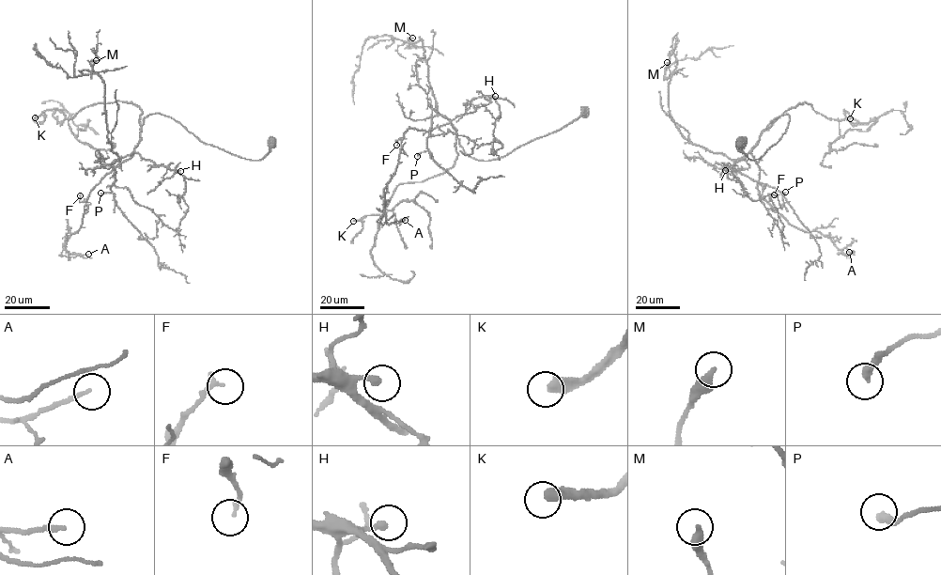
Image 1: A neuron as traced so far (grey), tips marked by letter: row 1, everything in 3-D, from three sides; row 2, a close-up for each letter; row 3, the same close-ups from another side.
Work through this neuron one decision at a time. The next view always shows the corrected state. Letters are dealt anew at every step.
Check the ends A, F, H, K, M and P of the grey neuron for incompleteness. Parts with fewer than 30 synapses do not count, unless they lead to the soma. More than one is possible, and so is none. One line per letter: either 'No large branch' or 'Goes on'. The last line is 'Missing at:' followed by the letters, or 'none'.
A: Goes on
F: No large branch
H: Goes on
K: Goes on
M: No large branch
P: No large branch
Missing at: A, H, K

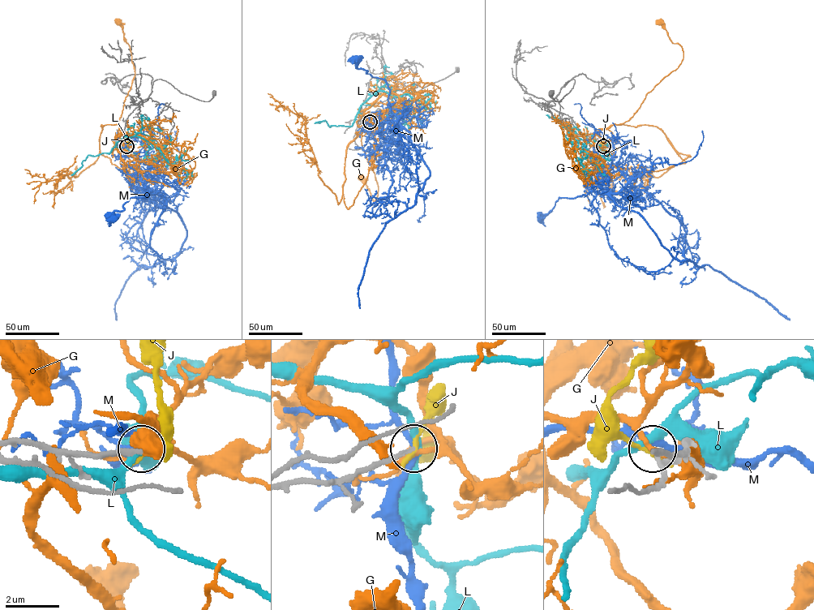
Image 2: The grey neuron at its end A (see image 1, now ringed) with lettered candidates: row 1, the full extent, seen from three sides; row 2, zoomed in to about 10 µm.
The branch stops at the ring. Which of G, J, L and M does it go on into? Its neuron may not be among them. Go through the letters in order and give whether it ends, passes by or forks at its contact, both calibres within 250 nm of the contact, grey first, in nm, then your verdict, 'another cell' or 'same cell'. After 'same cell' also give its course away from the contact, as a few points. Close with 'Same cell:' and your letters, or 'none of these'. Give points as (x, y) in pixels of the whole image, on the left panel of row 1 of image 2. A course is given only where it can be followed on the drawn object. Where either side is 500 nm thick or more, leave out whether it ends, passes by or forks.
G: it passes by; calibres 180 and 160 nm; another cell
J: it ends; calibres 160 and 190 nm; another cell
L: it passes by; calibres 150 and 300 nm; another cell
M: it passes by; calibres 160 and 240 nm; another cell
Same cell: none of these

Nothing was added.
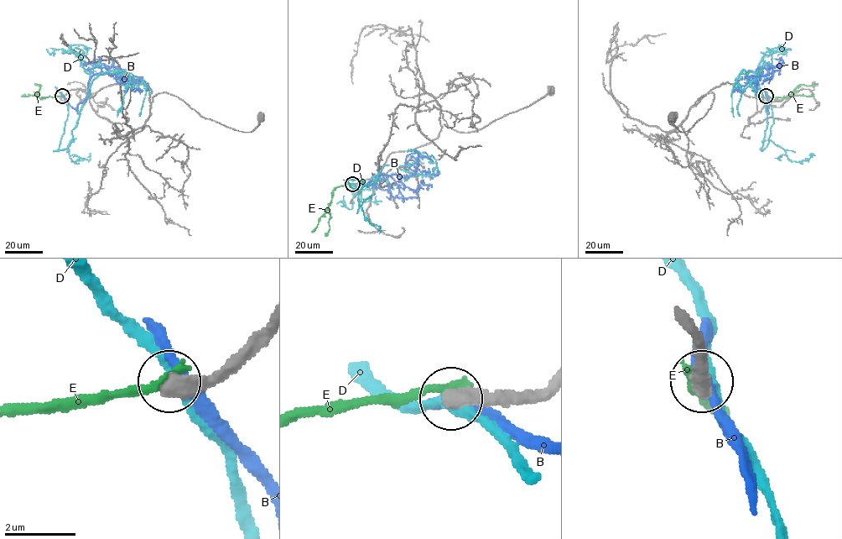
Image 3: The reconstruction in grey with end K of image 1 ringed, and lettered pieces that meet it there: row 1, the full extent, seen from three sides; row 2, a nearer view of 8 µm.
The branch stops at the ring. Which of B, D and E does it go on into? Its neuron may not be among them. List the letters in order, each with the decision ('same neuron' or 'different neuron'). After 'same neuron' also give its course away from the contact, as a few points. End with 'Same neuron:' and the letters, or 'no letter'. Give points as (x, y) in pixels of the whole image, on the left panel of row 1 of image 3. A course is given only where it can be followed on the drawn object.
B: different neuron
D: different neuron
E: different neuron
Same neuron: no letter

